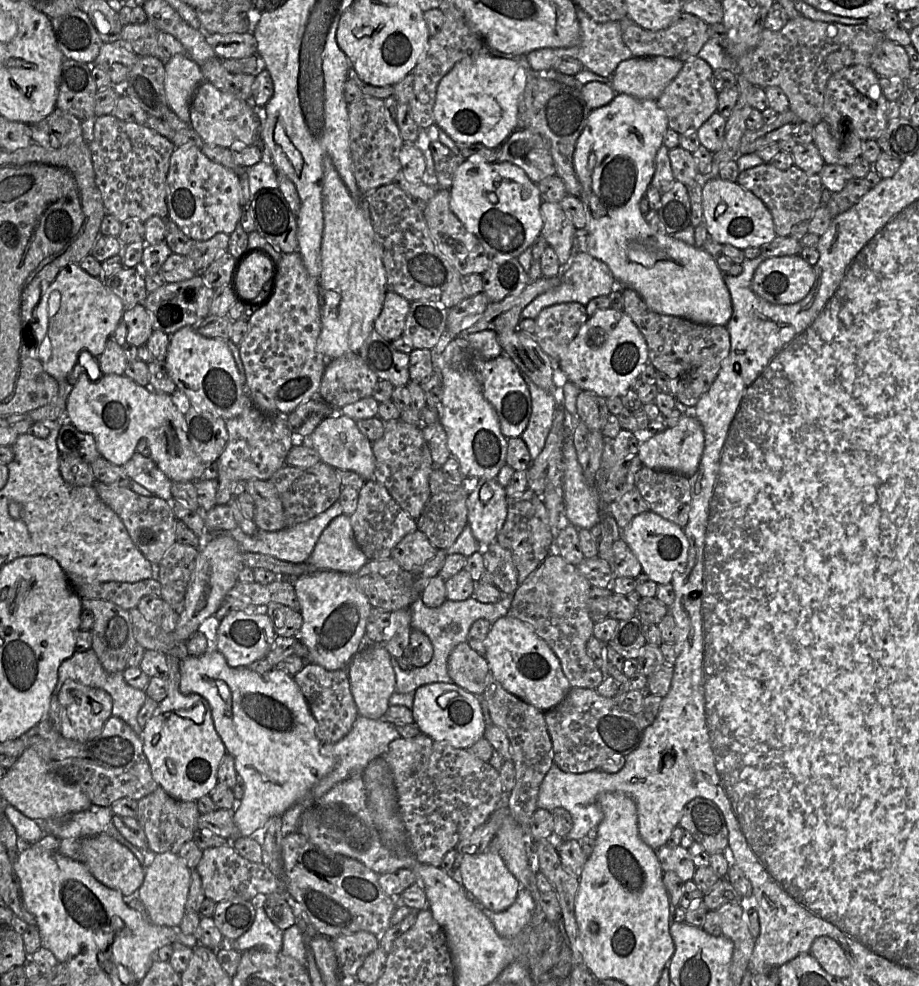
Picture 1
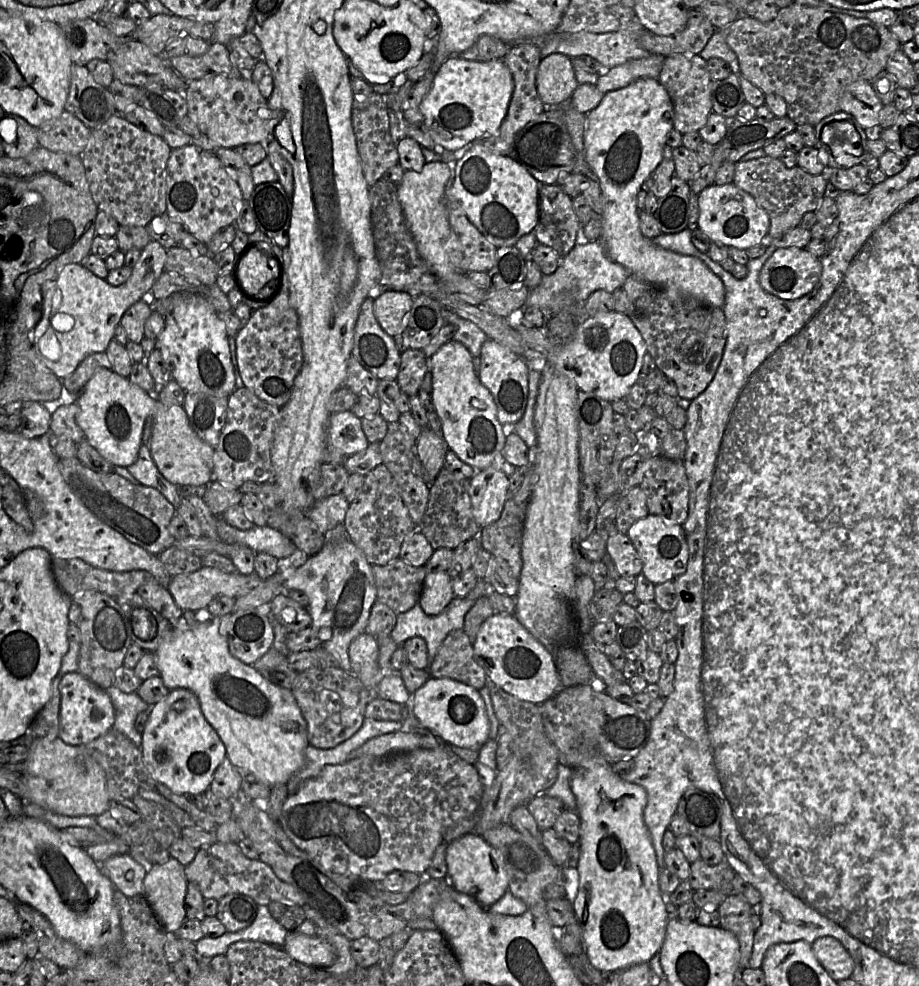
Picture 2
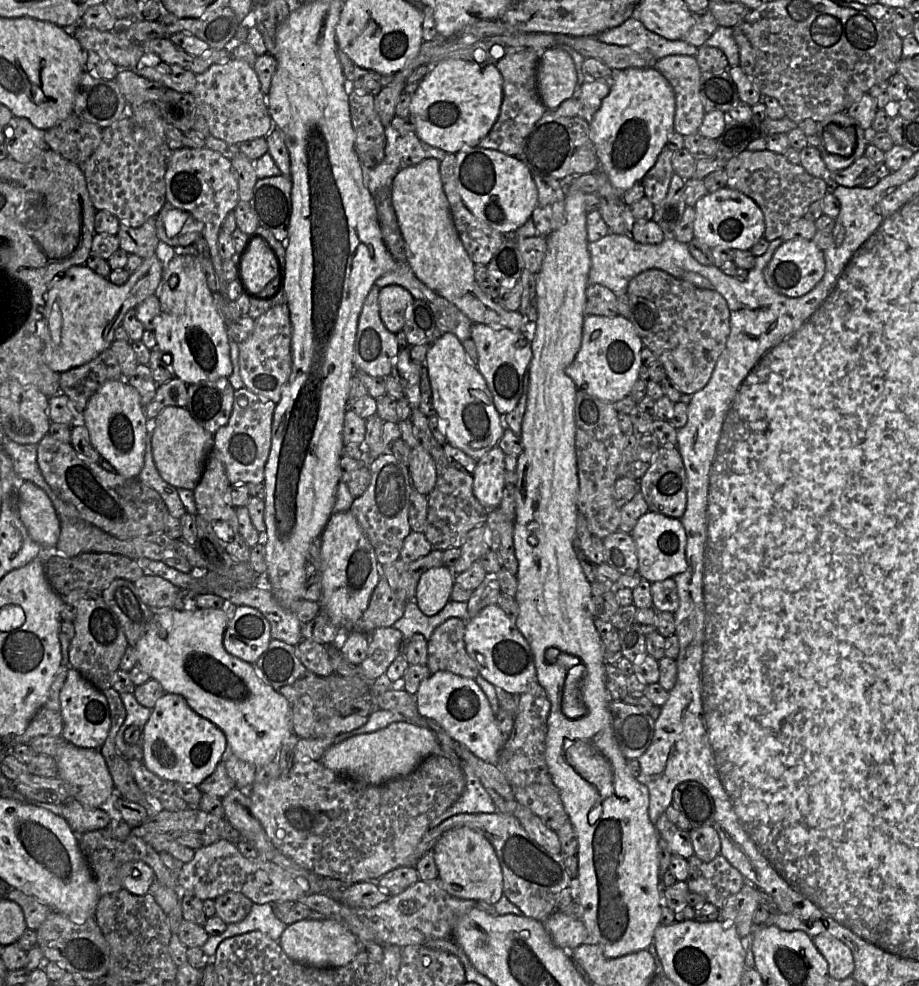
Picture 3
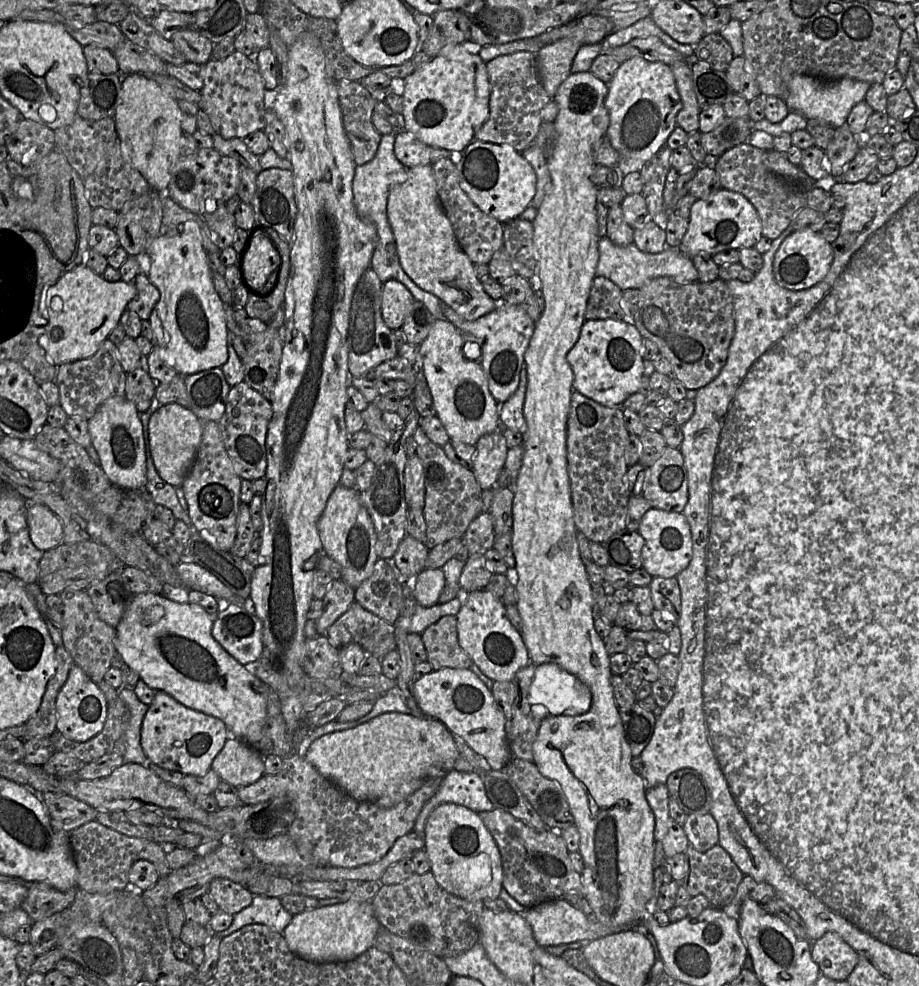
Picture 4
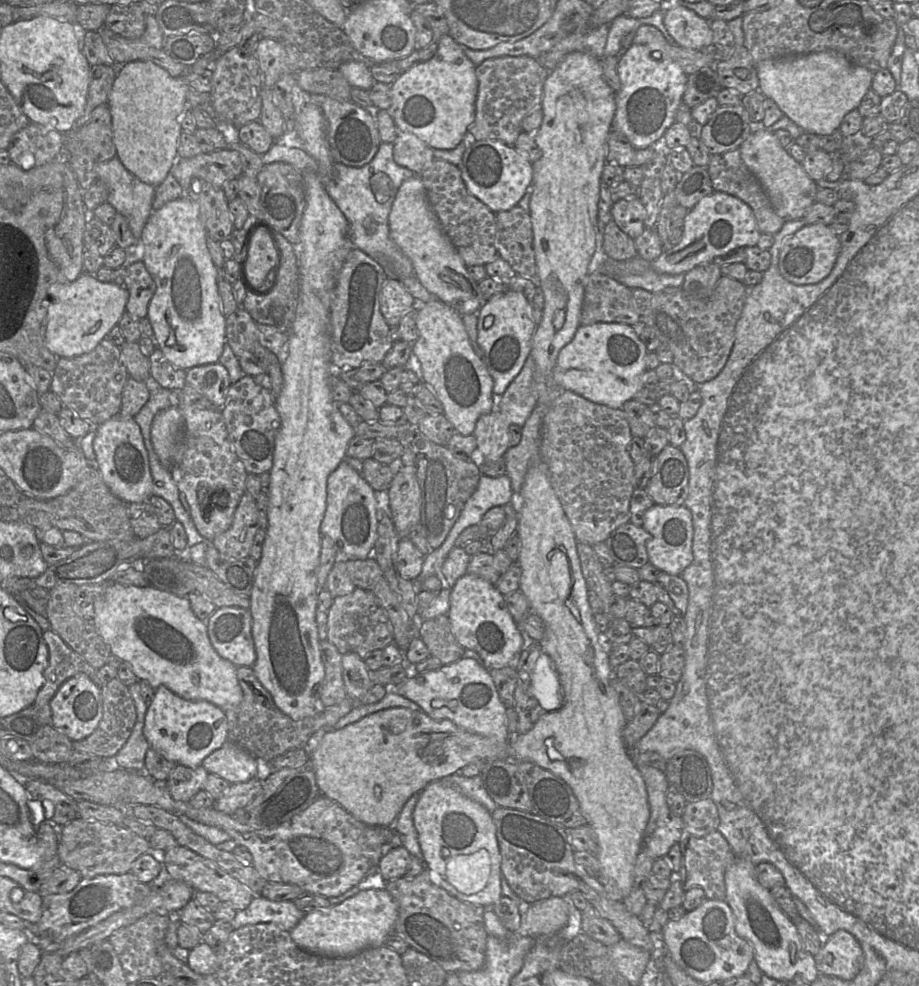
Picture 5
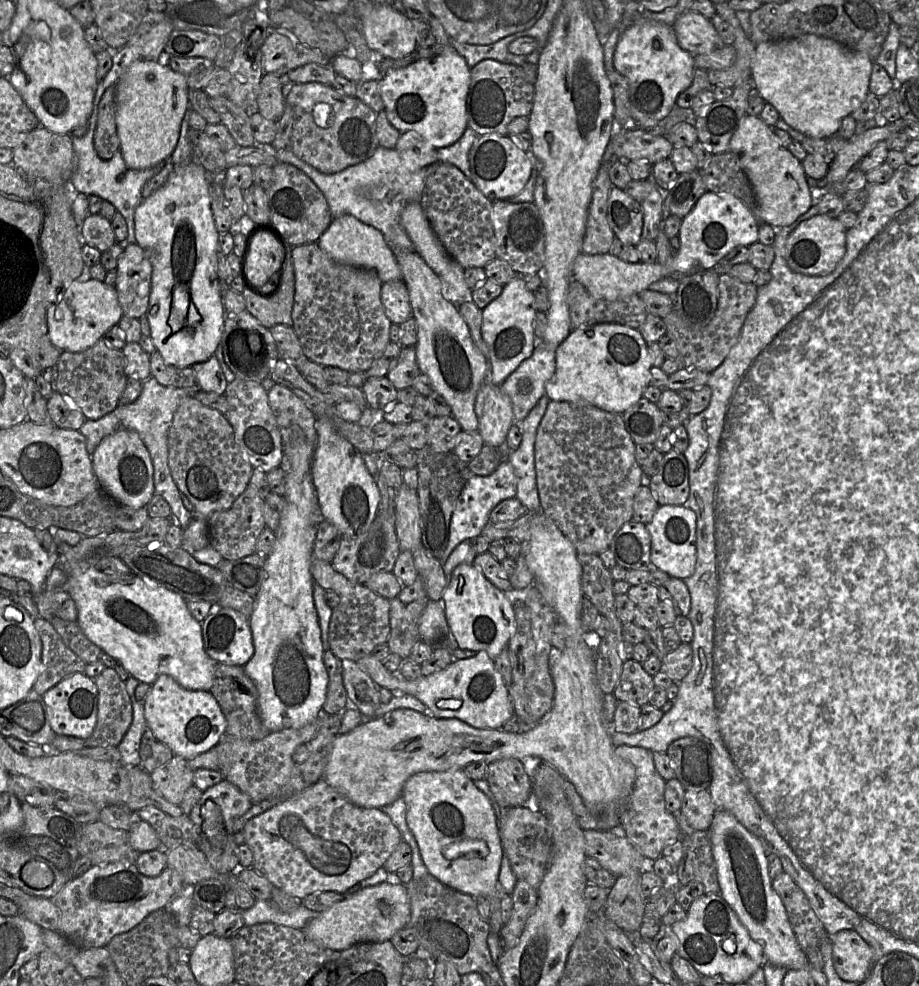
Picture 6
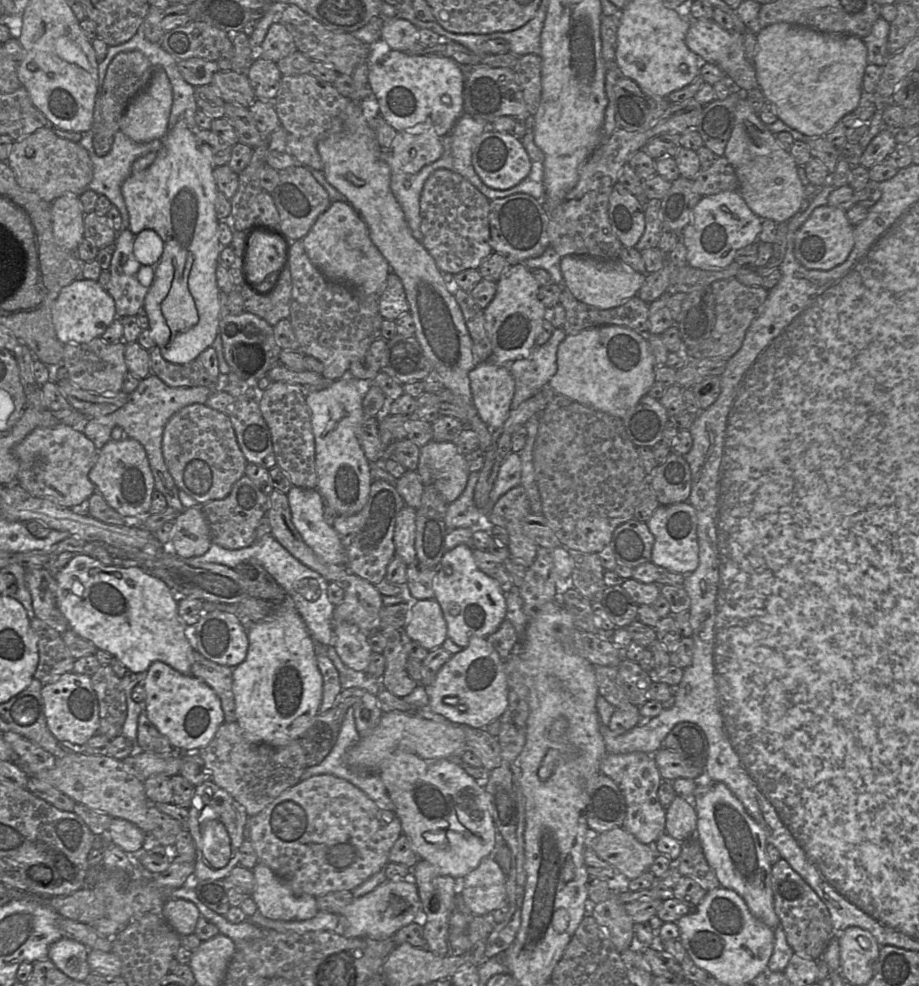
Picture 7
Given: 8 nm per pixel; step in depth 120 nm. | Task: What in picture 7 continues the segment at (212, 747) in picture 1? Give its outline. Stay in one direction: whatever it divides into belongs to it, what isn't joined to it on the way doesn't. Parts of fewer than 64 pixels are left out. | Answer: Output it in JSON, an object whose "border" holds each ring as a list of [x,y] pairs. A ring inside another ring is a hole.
{"border":[[[161,661],[153,662],[146,673],[144,682],[139,684],[145,689],[143,709],[148,719],[175,750],[184,755],[198,754],[225,722],[220,698],[202,680],[184,675]]]}

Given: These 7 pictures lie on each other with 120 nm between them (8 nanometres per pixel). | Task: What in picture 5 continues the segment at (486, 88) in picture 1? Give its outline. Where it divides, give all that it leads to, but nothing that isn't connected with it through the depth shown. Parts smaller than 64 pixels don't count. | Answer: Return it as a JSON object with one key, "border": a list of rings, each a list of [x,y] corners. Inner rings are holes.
{"border":[[[448,33],[440,38],[438,49],[432,58],[402,72],[391,84],[392,118],[401,131],[415,134],[431,148],[451,150],[463,140],[475,119],[477,92],[476,66]]]}

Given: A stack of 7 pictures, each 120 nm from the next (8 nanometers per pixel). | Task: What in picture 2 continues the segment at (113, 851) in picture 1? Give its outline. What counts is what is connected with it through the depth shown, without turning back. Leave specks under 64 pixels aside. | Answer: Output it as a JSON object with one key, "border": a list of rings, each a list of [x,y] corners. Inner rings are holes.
{"border":[[[117,854],[108,857],[100,866],[100,871],[113,883],[114,889],[126,896],[143,893],[143,880],[146,869],[129,854]]]}

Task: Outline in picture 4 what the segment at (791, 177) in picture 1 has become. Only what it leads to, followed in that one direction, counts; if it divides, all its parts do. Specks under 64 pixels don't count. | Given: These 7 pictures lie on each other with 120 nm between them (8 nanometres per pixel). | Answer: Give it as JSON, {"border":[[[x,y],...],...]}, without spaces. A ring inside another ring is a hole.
{"border":[[[742,143],[714,159],[713,168],[722,188],[740,193],[752,203],[762,223],[762,236],[774,240],[790,226],[796,214],[807,207],[807,195],[811,188],[788,184],[766,166],[765,153],[766,150]]]}

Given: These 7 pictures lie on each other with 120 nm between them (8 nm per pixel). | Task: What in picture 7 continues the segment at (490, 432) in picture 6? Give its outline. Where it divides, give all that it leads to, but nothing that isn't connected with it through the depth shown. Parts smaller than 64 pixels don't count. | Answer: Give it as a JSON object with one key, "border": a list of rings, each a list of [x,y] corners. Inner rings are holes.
{"border":[[[492,360],[479,363],[469,372],[472,401],[482,421],[491,429],[501,427],[511,411],[515,381],[508,365],[496,364]]]}

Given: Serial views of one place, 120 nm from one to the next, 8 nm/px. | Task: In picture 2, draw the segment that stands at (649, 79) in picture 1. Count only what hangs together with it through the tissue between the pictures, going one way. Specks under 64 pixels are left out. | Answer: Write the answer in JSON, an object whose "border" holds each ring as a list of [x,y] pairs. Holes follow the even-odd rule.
{"border":[[[651,54],[645,58],[629,60],[600,75],[596,88],[603,94],[624,88],[642,78],[658,79],[665,56]]]}

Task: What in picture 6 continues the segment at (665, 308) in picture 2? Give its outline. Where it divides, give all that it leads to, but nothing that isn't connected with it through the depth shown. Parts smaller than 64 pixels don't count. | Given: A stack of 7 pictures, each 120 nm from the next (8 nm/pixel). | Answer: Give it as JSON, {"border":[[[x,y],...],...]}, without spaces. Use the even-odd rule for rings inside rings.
{"border":[[[721,273],[717,309],[706,327],[693,329],[675,309],[662,318],[666,326],[665,334],[676,343],[683,367],[711,373],[722,364],[739,338],[745,319],[756,302],[757,292],[758,287],[754,283],[743,283],[727,273]]]}

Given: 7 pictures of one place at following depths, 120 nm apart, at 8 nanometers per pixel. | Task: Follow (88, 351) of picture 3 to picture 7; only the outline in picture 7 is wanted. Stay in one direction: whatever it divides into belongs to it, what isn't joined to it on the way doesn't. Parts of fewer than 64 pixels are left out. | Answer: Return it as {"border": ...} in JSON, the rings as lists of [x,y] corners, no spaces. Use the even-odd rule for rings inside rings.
{"border":[[[75,279],[62,288],[52,308],[56,335],[63,344],[87,343],[101,337],[115,318],[114,299],[95,280]]]}

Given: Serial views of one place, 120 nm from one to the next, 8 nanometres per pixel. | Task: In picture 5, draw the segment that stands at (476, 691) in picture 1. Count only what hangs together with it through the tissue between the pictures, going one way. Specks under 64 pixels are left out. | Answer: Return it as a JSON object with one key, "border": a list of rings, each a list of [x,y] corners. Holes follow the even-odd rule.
{"border":[[[447,615],[421,621],[419,638],[427,646],[430,657],[437,658],[442,665],[451,664],[463,658],[465,649],[457,643],[452,634]]]}

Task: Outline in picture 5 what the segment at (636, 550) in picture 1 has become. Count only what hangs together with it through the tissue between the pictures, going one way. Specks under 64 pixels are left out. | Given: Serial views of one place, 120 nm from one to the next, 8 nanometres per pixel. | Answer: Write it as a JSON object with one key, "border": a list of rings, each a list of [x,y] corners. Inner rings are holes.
{"border":[[[653,505],[644,515],[644,530],[650,535],[646,543],[648,563],[661,573],[680,576],[693,561],[692,514],[684,506]]]}

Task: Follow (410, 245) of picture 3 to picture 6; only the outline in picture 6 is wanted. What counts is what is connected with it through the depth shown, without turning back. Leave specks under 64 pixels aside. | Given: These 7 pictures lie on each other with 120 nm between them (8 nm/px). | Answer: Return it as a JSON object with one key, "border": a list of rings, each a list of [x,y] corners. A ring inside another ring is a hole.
{"border":[[[410,202],[404,207],[401,212],[401,224],[412,241],[415,251],[439,277],[443,287],[444,297],[455,306],[459,306],[464,302],[473,301],[472,289],[469,288],[464,279],[465,269],[446,252],[432,230],[420,202]]]}

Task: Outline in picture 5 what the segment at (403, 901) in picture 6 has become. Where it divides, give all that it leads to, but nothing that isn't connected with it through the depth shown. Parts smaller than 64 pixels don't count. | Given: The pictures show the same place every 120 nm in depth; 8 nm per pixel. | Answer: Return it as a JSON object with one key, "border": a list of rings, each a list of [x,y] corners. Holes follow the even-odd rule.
{"border":[[[385,888],[364,889],[339,904],[306,913],[289,933],[297,946],[308,952],[344,958],[383,946],[394,933],[397,917],[397,904]]]}

